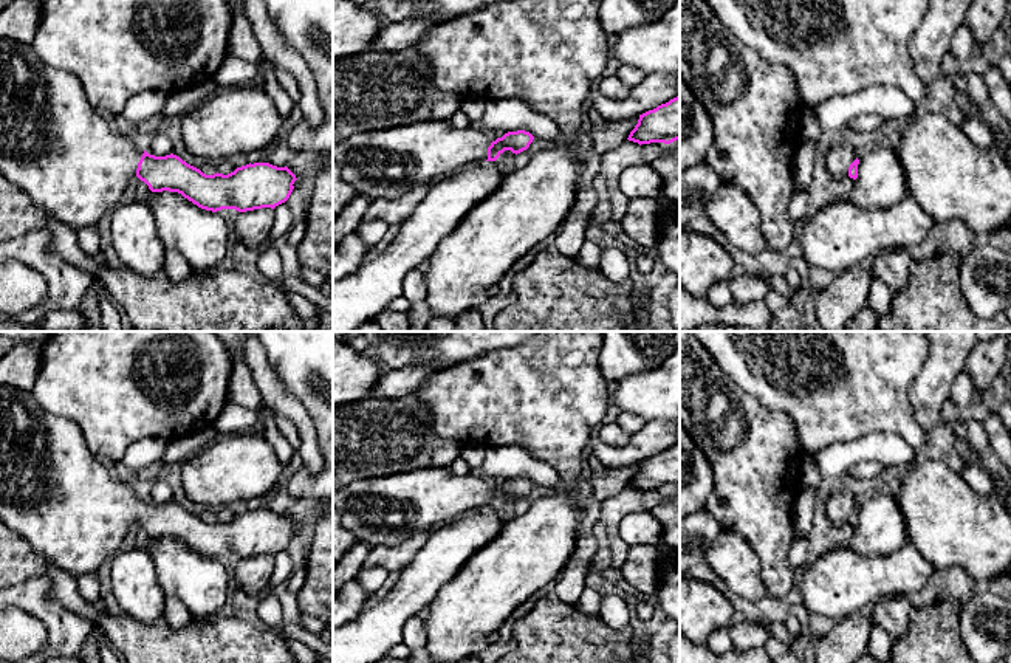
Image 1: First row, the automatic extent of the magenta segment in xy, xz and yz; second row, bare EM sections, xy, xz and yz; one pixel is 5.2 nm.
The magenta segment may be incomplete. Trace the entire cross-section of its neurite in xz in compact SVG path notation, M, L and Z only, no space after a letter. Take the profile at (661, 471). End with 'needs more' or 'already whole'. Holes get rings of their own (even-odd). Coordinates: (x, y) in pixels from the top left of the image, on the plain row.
M680 443L639 462L638 471L630 479L629 488L641 491L680 486Z; already whole

